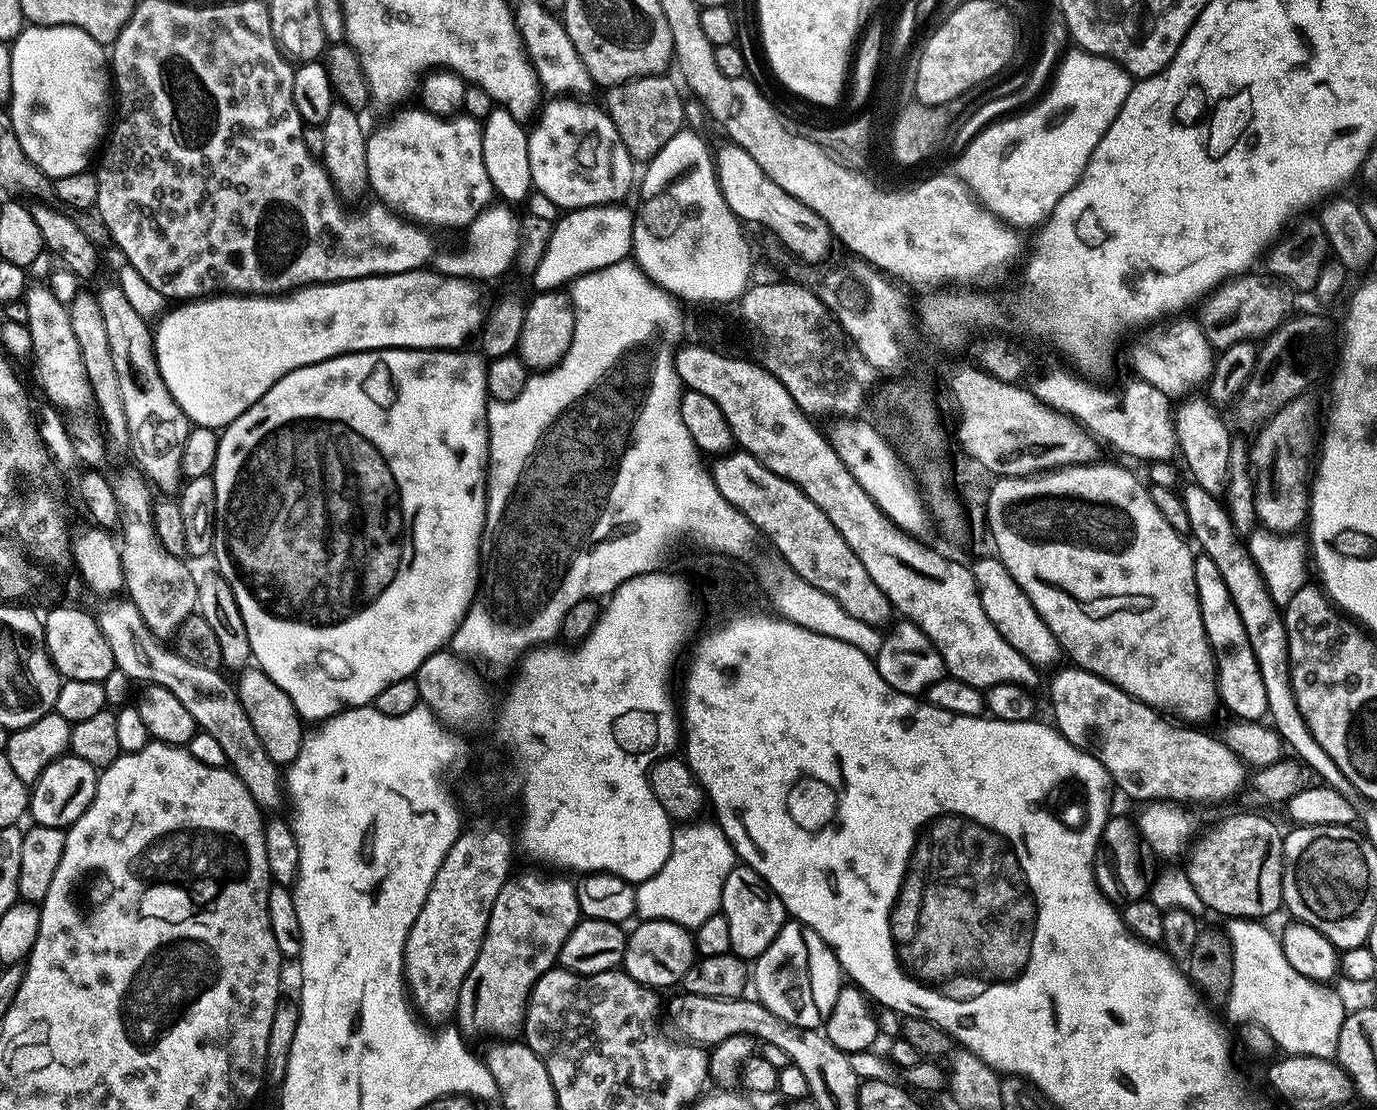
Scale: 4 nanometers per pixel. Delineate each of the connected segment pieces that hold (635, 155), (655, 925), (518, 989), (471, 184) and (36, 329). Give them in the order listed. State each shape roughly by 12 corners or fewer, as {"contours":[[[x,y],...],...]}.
{"contours":[[[671,75],[611,85],[602,107],[633,161],[684,127]],[[672,920],[628,932],[623,971],[663,990],[698,959],[693,933]],[[513,875],[458,998],[465,1037],[512,1038],[582,919],[576,884]],[[402,112],[367,137],[368,186],[420,226],[493,203],[467,114]],[[29,287],[23,319],[43,399],[76,414],[92,391],[68,306]]]}

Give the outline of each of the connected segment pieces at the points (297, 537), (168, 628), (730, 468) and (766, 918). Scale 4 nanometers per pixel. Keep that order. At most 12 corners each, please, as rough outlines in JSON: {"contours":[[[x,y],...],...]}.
{"contours":[[[485,357],[307,364],[219,433],[214,568],[301,721],[481,587]],[[140,469],[111,483],[124,592],[156,637],[197,611],[197,577],[162,546]],[[743,450],[710,471],[803,580],[883,629],[878,590],[838,526]],[[747,866],[730,870],[720,911],[731,952],[755,961],[786,923],[784,903]]]}

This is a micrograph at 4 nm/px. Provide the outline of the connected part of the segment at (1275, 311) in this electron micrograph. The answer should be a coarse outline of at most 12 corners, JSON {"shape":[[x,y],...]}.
{"shape":[[1267,275],[1229,279],[1199,305],[1213,349],[1259,341],[1293,315]]}

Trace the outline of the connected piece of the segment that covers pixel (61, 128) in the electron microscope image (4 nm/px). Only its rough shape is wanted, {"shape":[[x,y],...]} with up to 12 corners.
{"shape":[[81,28],[11,41],[6,111],[52,180],[110,128],[110,56]]}

